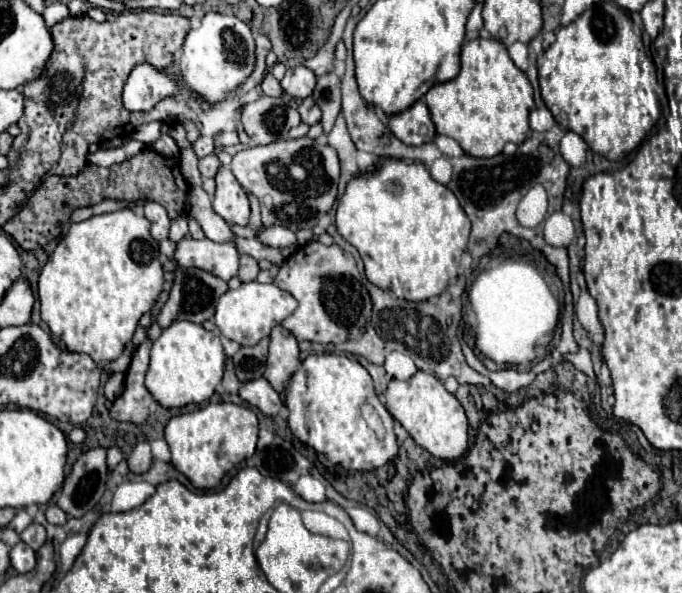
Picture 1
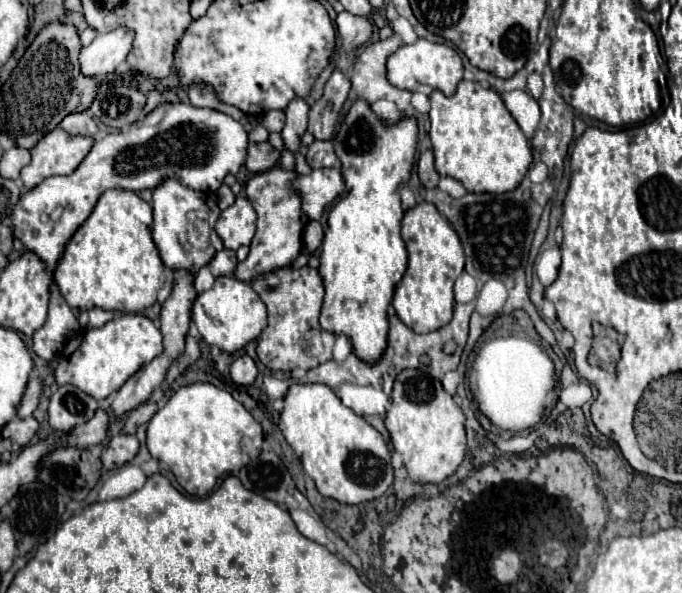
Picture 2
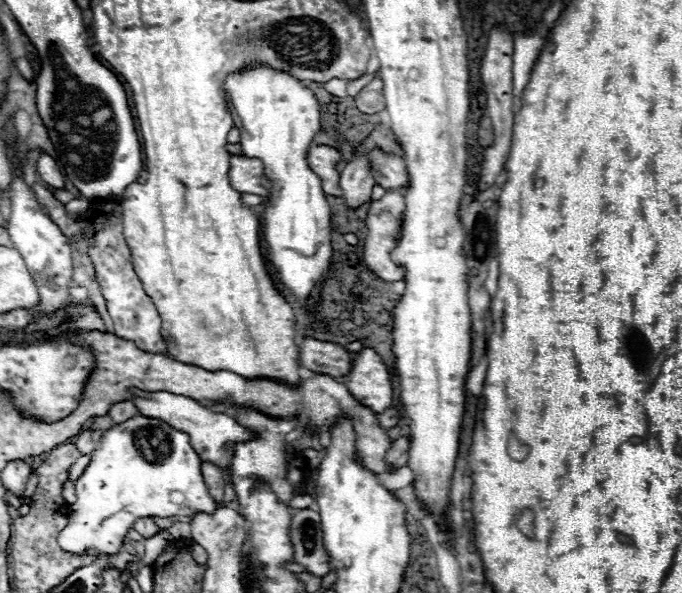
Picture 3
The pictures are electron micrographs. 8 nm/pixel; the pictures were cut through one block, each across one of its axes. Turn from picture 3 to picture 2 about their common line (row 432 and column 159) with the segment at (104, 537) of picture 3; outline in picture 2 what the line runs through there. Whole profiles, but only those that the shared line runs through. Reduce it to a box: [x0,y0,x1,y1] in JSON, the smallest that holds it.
[12,102,248,270]

